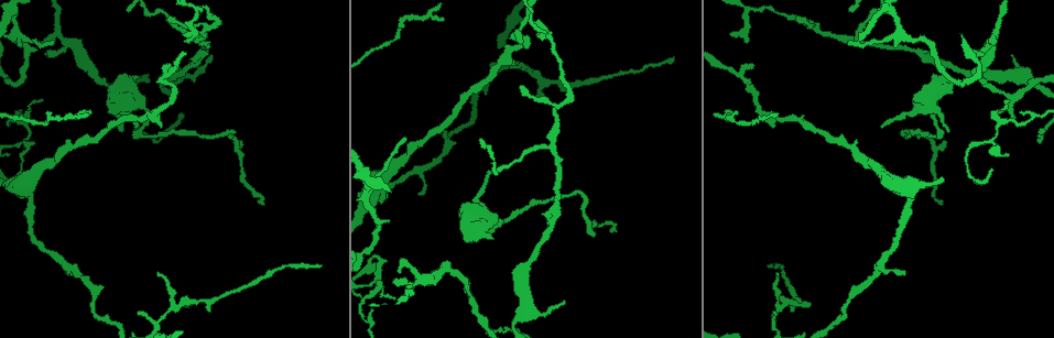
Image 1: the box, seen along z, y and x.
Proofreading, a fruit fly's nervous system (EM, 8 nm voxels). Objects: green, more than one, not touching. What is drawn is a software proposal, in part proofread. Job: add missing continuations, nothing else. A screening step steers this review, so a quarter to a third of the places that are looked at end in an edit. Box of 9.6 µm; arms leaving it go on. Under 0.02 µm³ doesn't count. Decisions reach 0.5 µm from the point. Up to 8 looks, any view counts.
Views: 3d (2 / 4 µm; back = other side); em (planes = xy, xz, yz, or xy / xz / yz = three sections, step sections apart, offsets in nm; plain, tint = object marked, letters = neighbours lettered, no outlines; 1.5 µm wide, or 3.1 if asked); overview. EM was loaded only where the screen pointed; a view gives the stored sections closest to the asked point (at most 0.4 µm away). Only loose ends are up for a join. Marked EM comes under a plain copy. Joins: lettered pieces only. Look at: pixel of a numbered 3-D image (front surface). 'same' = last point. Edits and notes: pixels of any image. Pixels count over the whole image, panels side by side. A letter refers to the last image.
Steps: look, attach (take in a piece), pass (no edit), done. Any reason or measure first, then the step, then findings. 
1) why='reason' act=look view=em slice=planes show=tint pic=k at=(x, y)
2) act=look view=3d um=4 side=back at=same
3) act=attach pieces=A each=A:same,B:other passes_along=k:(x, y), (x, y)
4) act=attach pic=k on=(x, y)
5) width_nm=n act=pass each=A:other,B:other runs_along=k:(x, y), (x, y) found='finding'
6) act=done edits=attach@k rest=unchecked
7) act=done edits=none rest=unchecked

why='branch stops here' act=look view=3d um=4 pic=1 at=(611, 231)

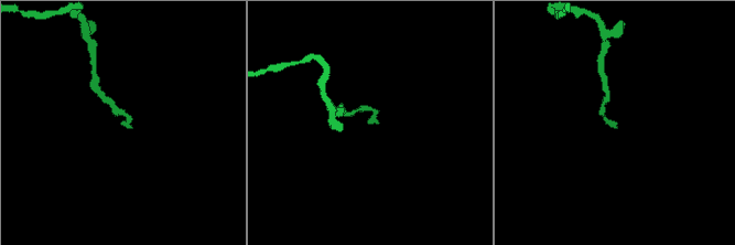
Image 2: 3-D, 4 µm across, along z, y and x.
why='need the tissue' act=look view=em slice=xz step=4 show=letters pic=2 at=(376, 124)

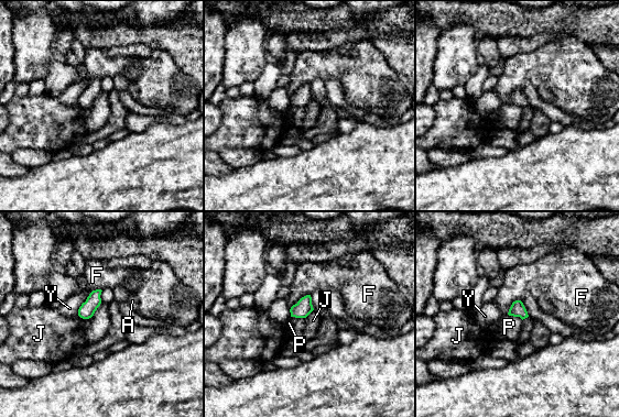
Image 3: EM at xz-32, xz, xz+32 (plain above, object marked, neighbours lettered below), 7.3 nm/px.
act=look view=em slice=planes show=letters at=same

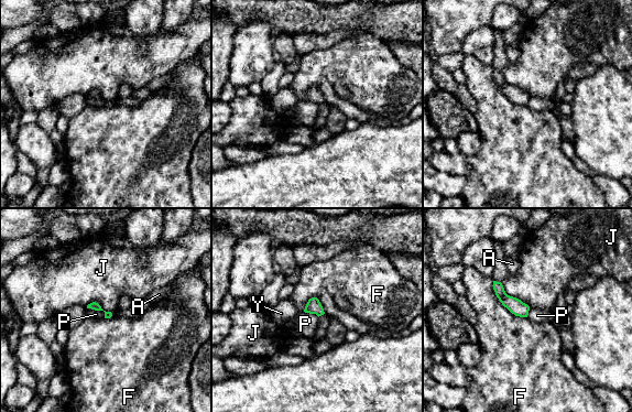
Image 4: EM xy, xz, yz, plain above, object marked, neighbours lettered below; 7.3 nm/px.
act=pass each=A:other,F:other,J:other,P:other,Y:other runs_along=4:(496, 284), (499, 291), (524, 314) found='none of them fits'

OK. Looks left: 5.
why='branch stops here' act=look view=3d um=2 pic=1 at=(1014, 117)

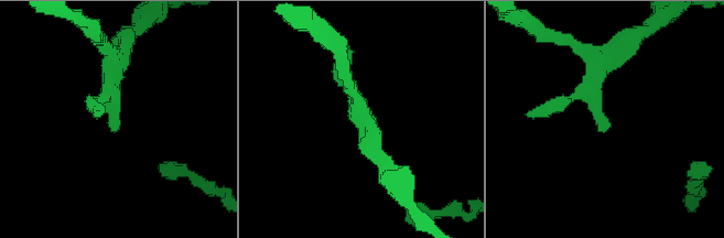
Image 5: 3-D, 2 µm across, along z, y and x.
act=look view=em slice=xy step=4 show=tint pic=5 at=(605, 131)

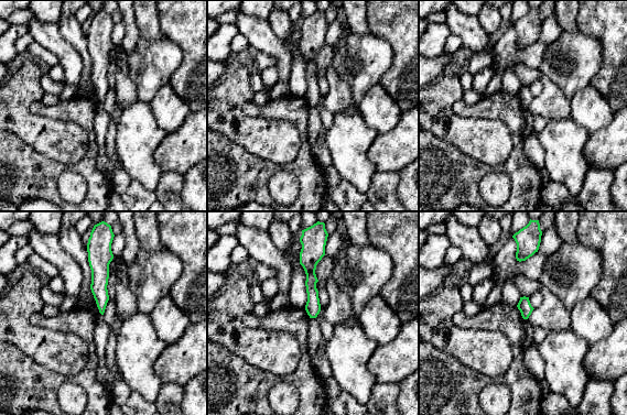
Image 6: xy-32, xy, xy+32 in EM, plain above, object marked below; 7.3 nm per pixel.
act=look view=em slice=xz step=4 show=letters at=same

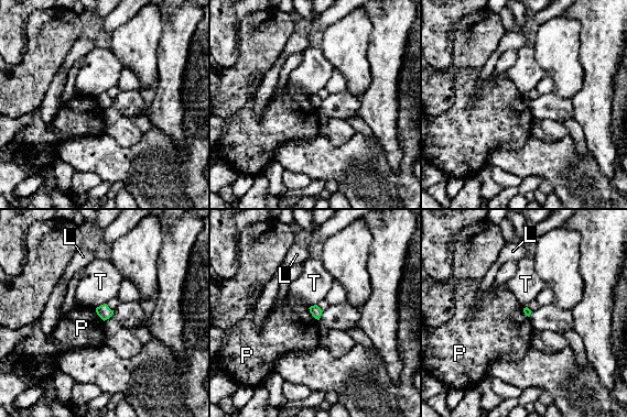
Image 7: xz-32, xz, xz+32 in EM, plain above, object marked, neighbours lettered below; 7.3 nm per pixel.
act=pass each=L:other,P:other,T:other border=7:(309, 307), (309, 310), (317, 320) found='none of them fits'

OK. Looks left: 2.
why='end of a long branch' act=look view=3d um=2 pic=1 at=(126, 9)

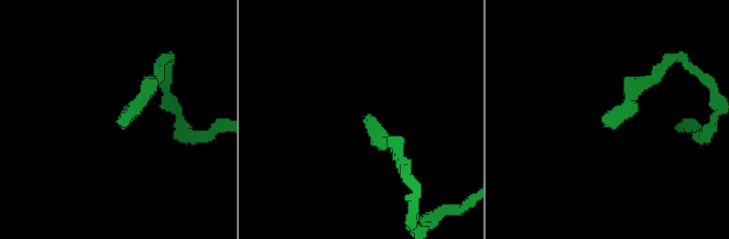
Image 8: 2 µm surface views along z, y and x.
act=look view=em slice=yz step=4 show=letters pic=8 at=(364, 120)

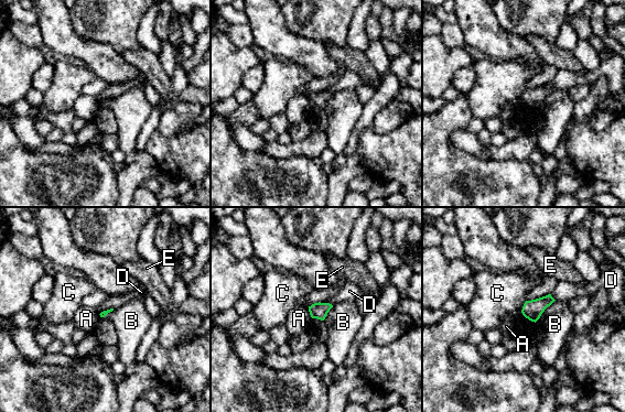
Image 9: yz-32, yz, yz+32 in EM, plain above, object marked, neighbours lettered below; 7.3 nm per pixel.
act=pass each=A:other,B:other,C:other,D:other,E:other border=9:(320, 302), (329, 302), (332, 305) found='no lettered piece goes on from it'

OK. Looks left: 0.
act=done edits=none rest=unchecked

